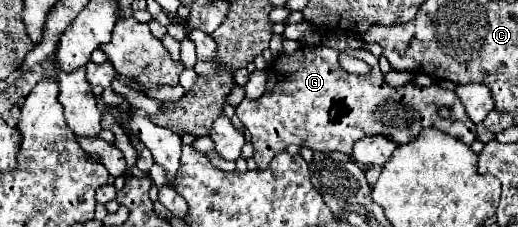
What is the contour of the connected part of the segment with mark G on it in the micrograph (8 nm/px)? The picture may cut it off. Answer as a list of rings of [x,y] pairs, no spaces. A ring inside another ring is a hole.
[[[326,45],[300,47],[292,55],[278,55],[266,69],[268,81],[264,95],[258,101],[244,99],[238,105],[236,115],[252,135],[254,161],[260,171],[266,169],[272,157],[288,145],[350,155],[358,139],[382,135],[396,145],[404,145],[418,137],[420,127],[450,133],[466,145],[472,145],[476,139],[474,123],[466,117],[466,111],[454,91],[442,89],[440,85],[420,87],[414,83],[392,87],[384,81],[378,59],[366,49],[346,49],[346,55],[370,65],[370,73],[352,75],[340,67],[338,55],[340,51]],[[440,107],[452,107],[452,115],[448,119],[440,117]]]

